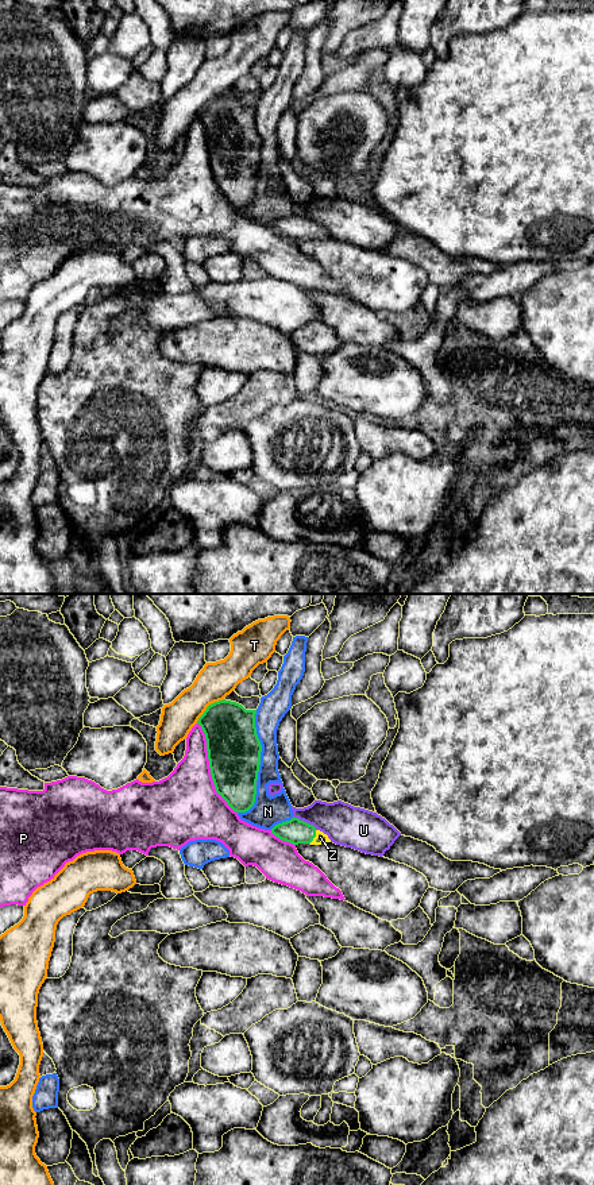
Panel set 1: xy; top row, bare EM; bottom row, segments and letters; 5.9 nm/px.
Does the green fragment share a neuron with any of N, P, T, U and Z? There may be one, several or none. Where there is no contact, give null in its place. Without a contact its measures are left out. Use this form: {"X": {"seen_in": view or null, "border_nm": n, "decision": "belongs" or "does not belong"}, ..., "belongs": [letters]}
{"N": {"seen_in": "xy", "border_nm": 420, "decision": "does not belong"}, "P": {"seen_in": "xy", "border_nm": 600, "decision": "does not belong"}, "T": {"seen_in": "xy", "border_nm": 220, "decision": "does not belong"}, "U": {"seen_in": "xy", "border_nm": 170, "decision": "does not belong"}, "Z": {"seen_in": "xy", "border_nm": 90, "decision": "belongs"}, "belongs": ["Z"]}

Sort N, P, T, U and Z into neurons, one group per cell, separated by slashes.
N / P / T / U / Z

